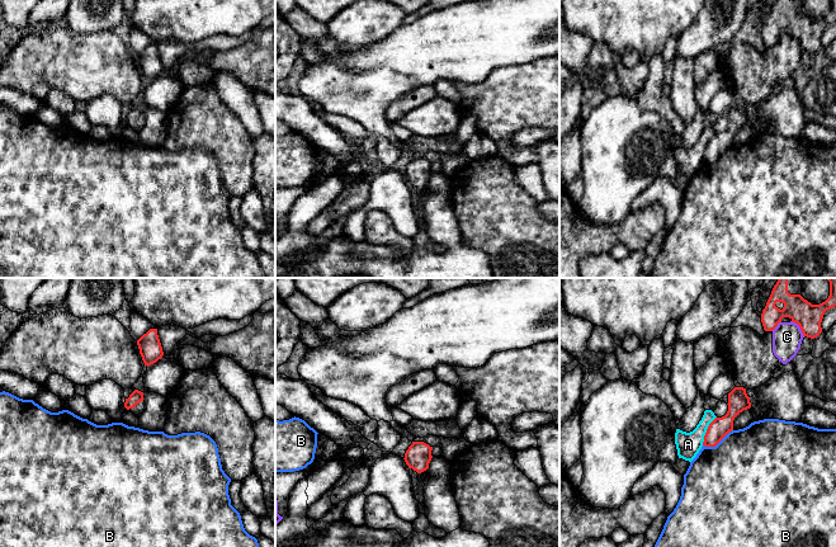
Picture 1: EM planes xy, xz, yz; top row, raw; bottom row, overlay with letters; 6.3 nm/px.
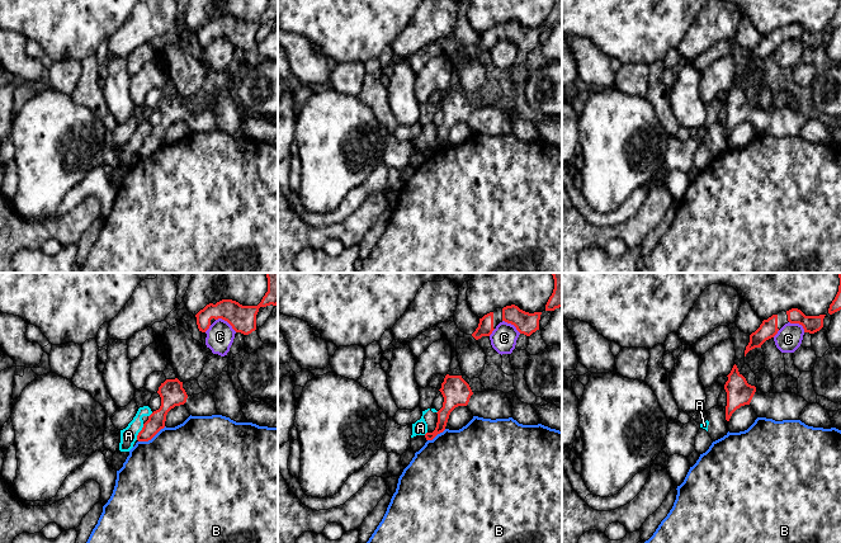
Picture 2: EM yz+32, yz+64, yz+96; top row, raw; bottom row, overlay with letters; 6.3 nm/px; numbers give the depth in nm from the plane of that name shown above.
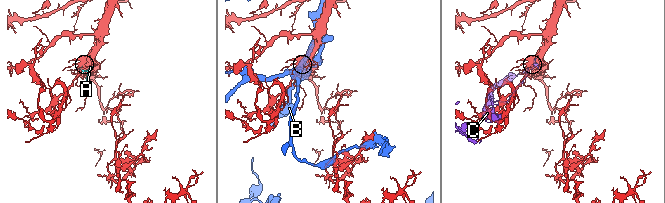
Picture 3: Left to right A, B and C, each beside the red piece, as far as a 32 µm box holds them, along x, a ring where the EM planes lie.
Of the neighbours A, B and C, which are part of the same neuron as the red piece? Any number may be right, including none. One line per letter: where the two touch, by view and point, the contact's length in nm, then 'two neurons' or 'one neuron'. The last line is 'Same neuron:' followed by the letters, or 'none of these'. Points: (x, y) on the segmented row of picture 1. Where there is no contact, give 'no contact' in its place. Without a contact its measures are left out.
A: yz (707, 430) | 200 nm | two neurons
B: yz (717, 443) | 220 nm | two neurons
C: yz (799, 326) | 130 nm | two neurons
Same neuron: none of these

